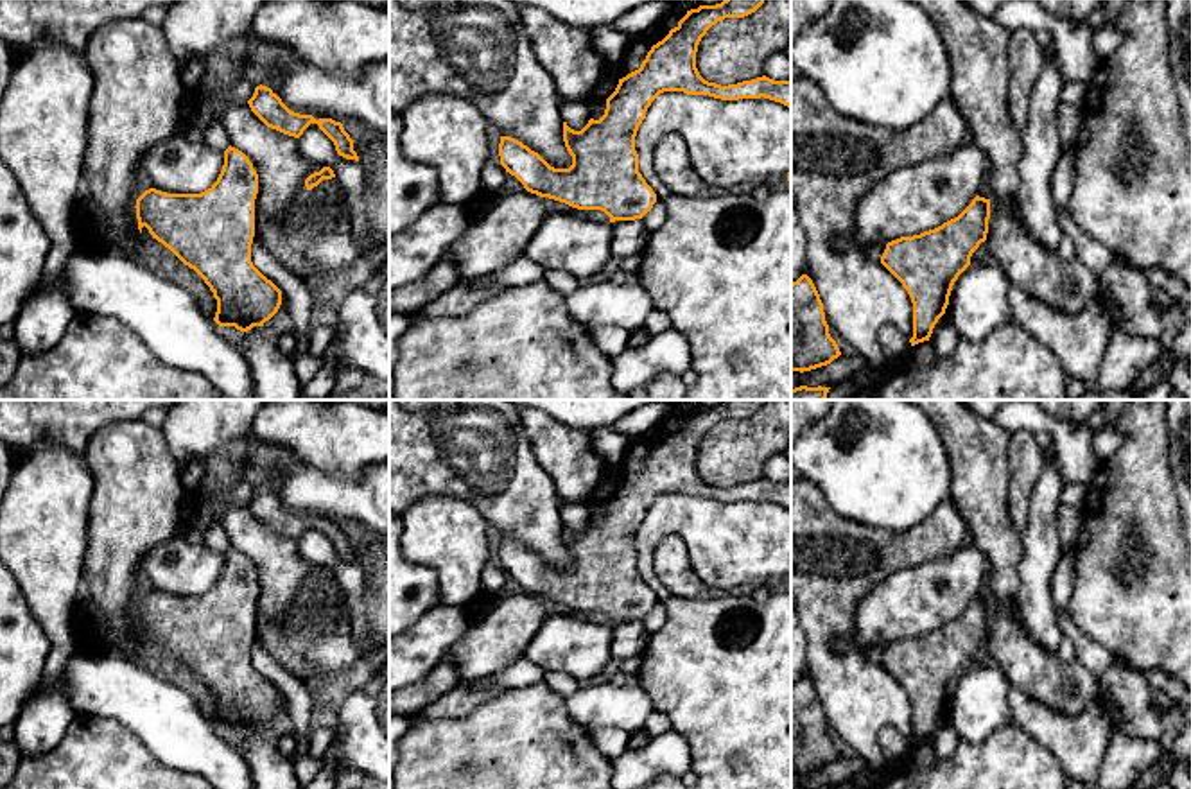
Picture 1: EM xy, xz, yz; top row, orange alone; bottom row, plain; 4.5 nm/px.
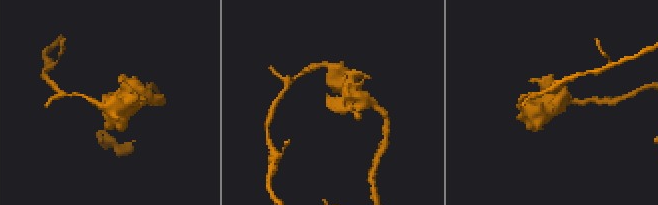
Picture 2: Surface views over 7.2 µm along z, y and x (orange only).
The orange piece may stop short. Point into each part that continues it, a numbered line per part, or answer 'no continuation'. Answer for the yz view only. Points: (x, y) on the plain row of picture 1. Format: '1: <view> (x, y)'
no continuation

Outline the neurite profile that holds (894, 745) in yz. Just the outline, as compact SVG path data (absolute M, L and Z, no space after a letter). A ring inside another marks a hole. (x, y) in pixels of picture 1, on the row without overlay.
M884 726L879 732L877 741L886 764L897 764L911 757L913 748L909 741L893 726Z

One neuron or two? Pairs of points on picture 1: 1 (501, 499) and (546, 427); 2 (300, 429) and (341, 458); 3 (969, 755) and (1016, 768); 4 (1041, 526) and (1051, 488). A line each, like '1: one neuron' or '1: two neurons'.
1: two neurons
2: one neuron
3: one neuron
4: one neuron

